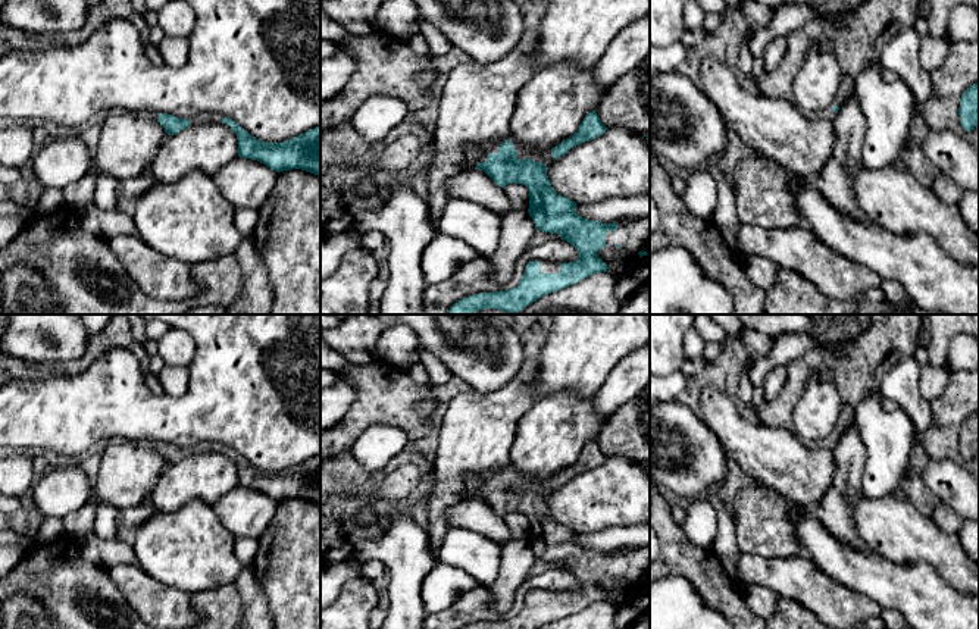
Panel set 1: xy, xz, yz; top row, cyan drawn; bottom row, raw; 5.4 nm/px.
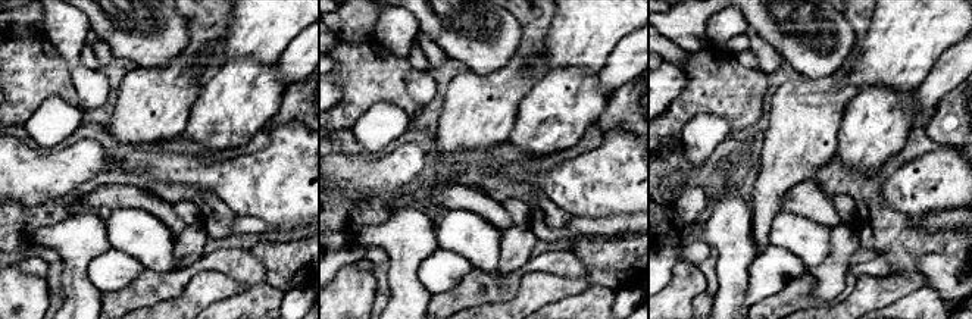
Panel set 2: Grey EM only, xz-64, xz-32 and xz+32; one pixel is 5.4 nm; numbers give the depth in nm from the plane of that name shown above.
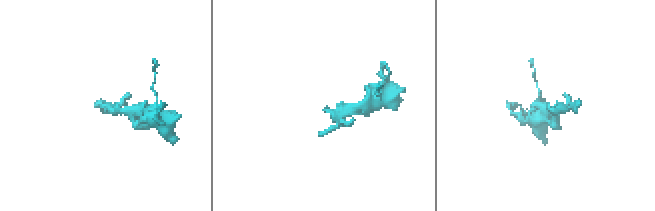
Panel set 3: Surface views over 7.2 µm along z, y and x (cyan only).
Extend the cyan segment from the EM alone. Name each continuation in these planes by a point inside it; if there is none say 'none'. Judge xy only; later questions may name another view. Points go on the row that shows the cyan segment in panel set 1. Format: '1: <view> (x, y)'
1: xy (203, 118)

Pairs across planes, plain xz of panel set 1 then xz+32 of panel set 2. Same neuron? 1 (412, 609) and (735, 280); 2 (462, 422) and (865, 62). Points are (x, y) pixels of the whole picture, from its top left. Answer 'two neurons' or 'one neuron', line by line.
1: one neuron
2: two neurons

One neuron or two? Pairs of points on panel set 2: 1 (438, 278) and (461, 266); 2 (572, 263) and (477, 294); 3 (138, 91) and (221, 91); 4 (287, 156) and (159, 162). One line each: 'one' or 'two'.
1: one
2: one
3: two
4: one

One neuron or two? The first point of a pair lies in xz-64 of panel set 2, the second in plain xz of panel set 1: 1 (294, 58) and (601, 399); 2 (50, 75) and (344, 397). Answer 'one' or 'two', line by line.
1: one
2: two

